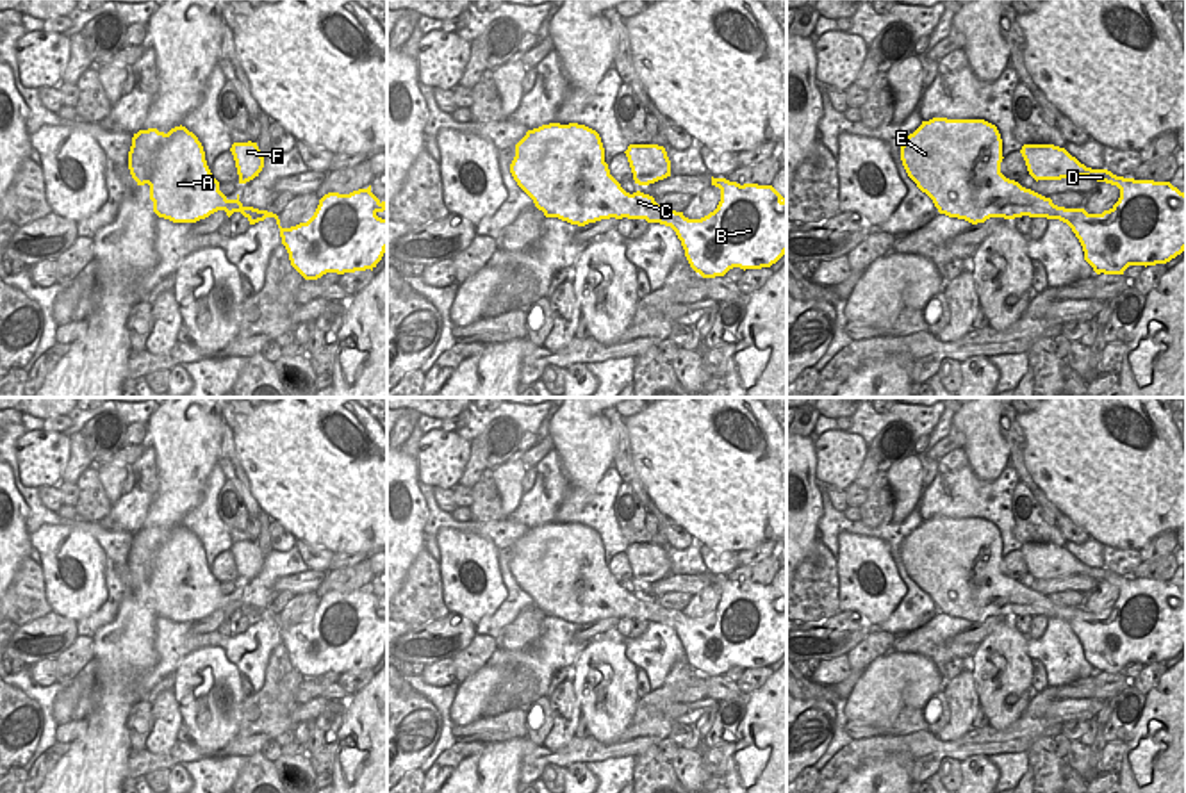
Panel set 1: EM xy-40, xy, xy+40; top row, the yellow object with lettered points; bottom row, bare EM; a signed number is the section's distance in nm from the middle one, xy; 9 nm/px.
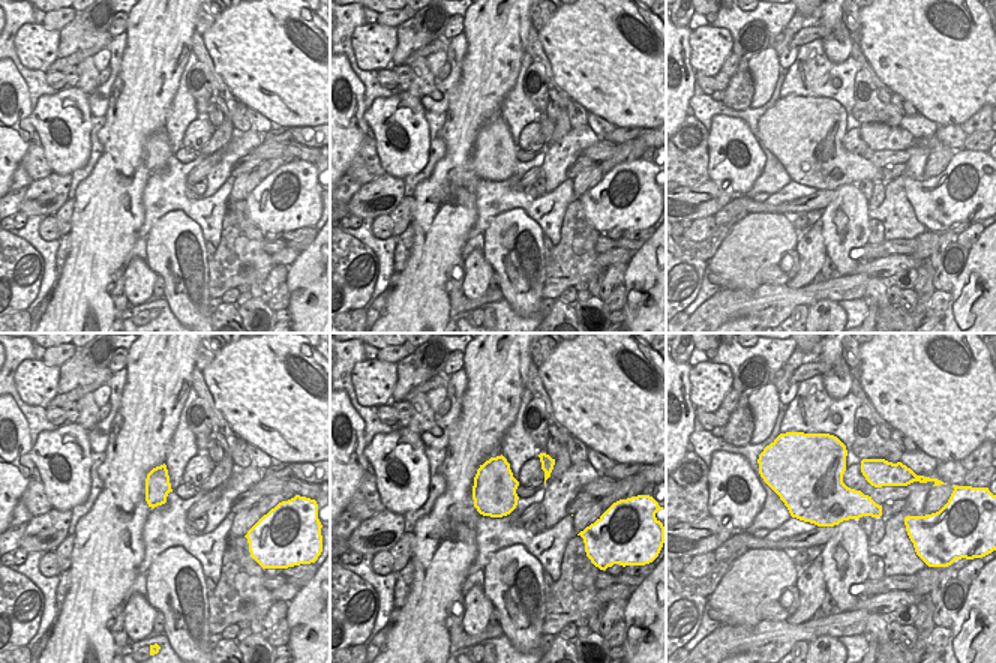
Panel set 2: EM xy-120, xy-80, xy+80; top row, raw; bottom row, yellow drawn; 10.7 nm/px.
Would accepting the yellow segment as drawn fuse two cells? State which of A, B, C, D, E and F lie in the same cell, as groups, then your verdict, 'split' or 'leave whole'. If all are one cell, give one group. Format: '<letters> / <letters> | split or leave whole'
A B C D E F | leave whole

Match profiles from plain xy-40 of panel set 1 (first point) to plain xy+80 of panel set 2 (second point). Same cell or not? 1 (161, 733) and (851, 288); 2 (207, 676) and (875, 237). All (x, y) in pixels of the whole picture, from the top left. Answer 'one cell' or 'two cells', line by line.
1: two cells
2: two cells

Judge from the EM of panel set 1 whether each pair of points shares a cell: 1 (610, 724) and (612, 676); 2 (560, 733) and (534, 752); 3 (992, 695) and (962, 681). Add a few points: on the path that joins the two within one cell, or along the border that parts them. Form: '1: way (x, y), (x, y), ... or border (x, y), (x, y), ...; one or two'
1: way (610, 711), (610, 688); one
2: border (575, 735), (562, 747), (546, 749), (543, 745); two
3: border (971, 672), (980, 706); two

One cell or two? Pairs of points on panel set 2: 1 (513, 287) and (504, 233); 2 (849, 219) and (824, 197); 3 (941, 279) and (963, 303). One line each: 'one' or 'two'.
1: one
2: two
3: two

